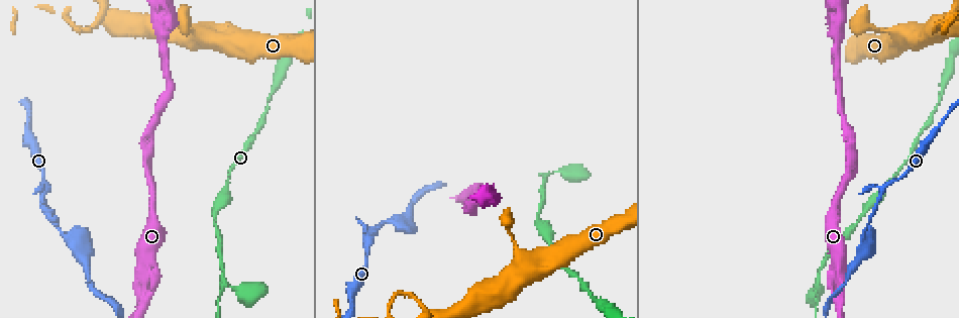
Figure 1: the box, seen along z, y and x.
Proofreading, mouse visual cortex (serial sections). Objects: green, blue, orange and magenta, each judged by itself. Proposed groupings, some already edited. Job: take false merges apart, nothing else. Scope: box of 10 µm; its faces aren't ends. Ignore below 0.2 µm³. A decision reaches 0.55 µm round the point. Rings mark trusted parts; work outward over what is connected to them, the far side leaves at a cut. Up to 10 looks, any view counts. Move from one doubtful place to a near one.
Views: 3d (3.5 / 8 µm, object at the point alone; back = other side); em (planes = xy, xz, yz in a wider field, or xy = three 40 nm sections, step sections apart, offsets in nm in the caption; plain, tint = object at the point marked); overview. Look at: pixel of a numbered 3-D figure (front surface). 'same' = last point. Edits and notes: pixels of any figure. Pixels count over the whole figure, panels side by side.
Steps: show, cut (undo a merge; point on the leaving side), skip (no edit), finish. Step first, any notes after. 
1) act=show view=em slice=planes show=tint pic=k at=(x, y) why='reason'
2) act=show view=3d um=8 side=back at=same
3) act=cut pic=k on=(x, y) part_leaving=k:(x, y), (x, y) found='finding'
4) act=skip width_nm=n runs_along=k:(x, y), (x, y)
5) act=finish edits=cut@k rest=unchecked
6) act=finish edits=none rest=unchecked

act=show view=3d um=3.5 side=back pic=1 at=(840, 279) why='thick turns thin'

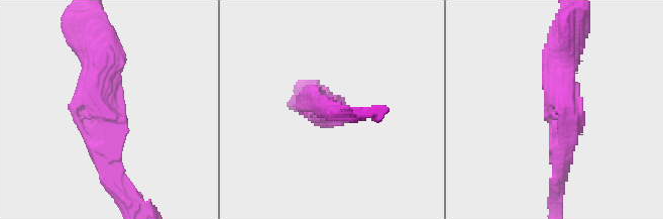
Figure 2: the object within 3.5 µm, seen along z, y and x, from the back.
act=show view=em slice=planes show=tint pic=2 at=(105, 116)

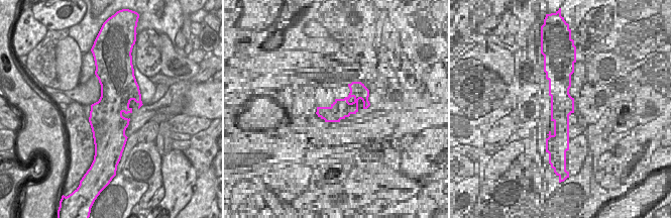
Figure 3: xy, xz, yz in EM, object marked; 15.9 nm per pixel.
act=skip runs_along=2:(98, 46), (104, 167), (114, 183) found='all the same cell'

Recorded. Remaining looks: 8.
act=show view=3d um=3.5 pic=1 at=(886, 181) why='calibre changes'

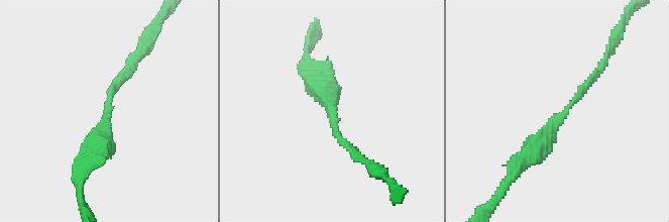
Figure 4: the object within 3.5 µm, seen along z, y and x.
act=show view=em slice=xy step=1 show=tint pic=4 at=(109, 115) arm_widths_nm=150,350

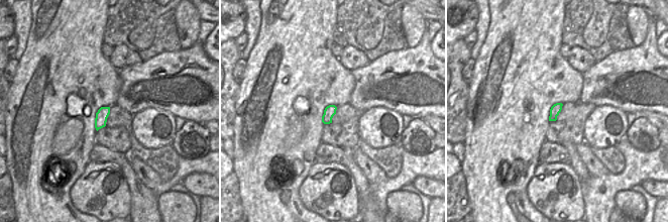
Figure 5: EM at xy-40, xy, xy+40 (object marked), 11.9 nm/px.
act=skip runs_along=4:(601, 66), (547, 136), (521, 164) found='continuous, no second cell'

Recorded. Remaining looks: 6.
act=show view=3d um=3.5 pic=1 at=(388, 220) why='thick turns thin'

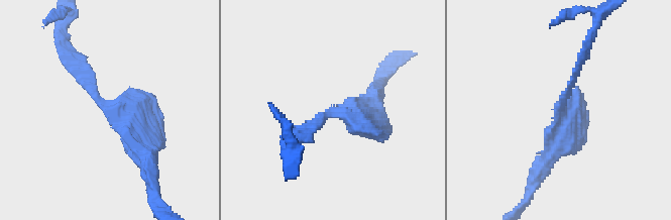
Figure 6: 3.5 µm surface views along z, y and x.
act=show view=em slice=xy step=1 show=tint pic=6 at=(559, 110)

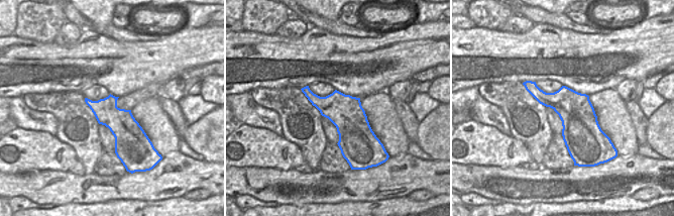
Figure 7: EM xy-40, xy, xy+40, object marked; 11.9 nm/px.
act=skip runs_along=6:(71, 60), (144, 155) found='continuous, no second cell'

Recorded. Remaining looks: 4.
act=show view=3d um=3.5 pic=1 at=(75, 28) why='abrupt turn'

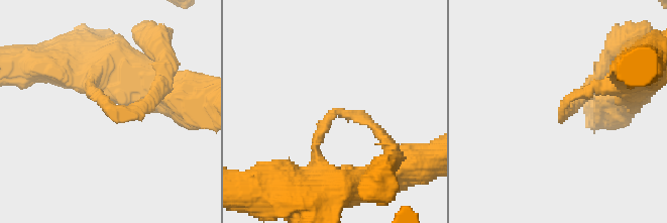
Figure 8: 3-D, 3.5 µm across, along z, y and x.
act=show view=em slice=xy step=5 show=tint pic=8 at=(337, 111)

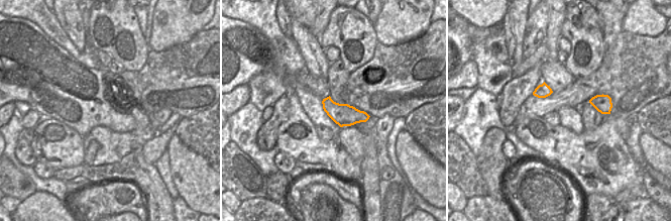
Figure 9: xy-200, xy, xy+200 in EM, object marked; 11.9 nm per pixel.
act=skip arm_widths_nm=150,200 runs_along=8:(163, 90), (111, 112), (92, 84) found='continuous, no second cell'

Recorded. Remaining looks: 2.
act=finish edits=none rest=unchecked

